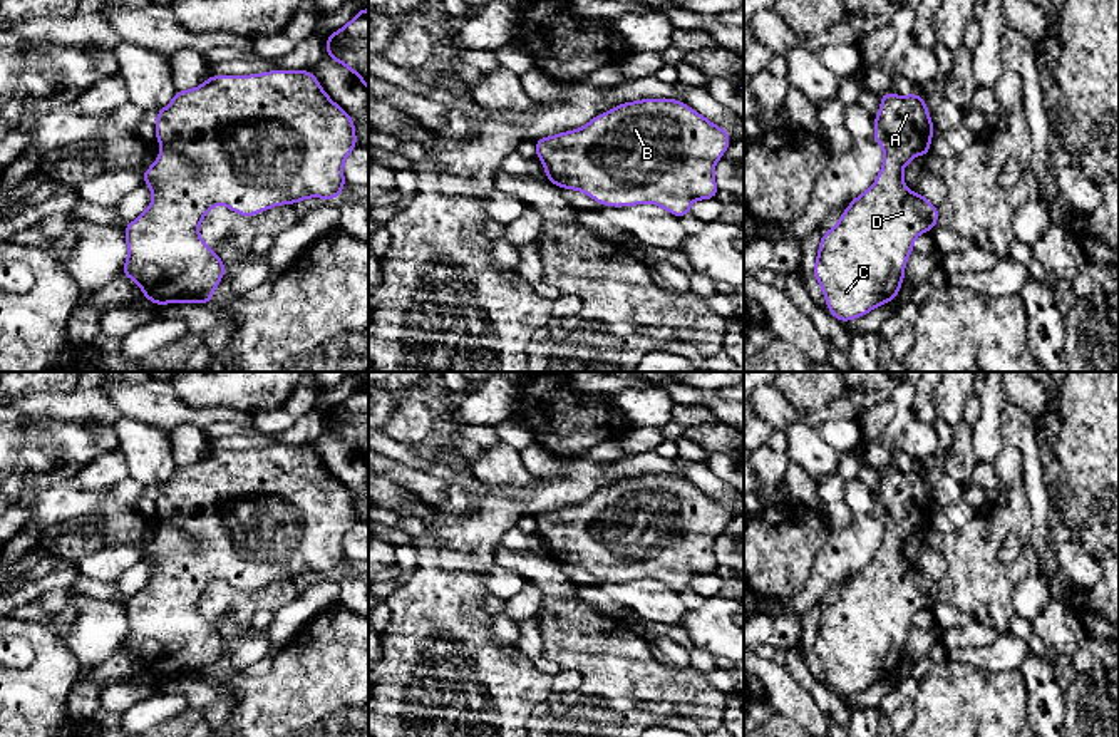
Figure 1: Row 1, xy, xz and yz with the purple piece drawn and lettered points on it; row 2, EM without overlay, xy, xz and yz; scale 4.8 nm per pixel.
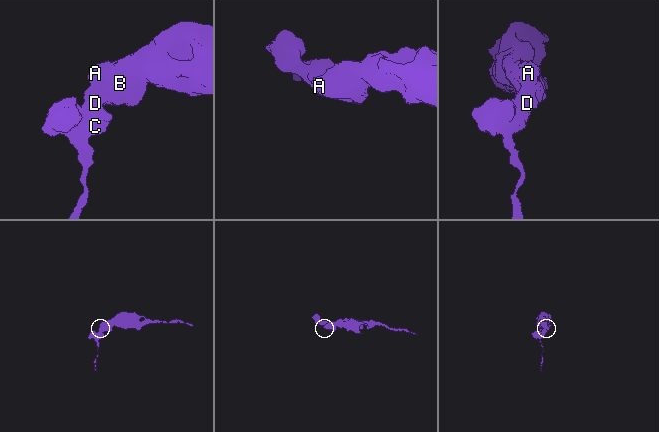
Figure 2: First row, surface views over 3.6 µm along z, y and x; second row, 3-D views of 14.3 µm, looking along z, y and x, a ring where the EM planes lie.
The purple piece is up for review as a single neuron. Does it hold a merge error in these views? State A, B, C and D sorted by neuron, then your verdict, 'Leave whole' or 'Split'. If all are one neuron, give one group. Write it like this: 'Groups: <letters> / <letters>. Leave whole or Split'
Groups: A B C D. Leave whole

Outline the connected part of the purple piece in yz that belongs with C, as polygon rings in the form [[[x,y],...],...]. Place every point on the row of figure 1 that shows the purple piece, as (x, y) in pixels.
[[[881,94],[879,114],[874,117],[873,139],[884,149],[884,162],[874,184],[851,199],[836,226],[819,241],[814,276],[824,293],[828,308],[839,322],[863,317],[873,308],[896,298],[905,278],[906,258],[913,253],[918,234],[938,224],[938,208],[921,193],[905,188],[903,168],[916,156],[930,154],[935,127],[923,94]]]

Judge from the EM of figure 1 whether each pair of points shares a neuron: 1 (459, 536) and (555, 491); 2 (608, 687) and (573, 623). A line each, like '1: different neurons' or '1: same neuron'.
1: same neuron
2: same neuron

